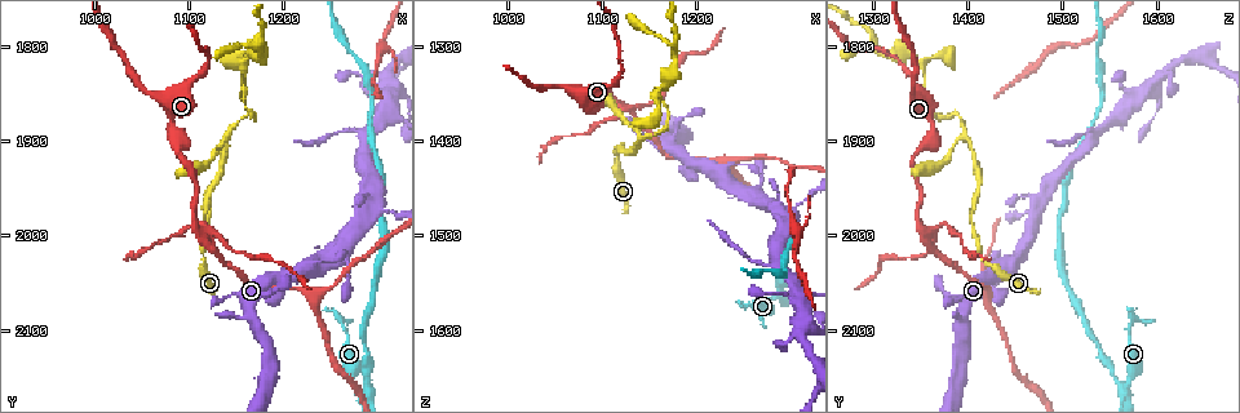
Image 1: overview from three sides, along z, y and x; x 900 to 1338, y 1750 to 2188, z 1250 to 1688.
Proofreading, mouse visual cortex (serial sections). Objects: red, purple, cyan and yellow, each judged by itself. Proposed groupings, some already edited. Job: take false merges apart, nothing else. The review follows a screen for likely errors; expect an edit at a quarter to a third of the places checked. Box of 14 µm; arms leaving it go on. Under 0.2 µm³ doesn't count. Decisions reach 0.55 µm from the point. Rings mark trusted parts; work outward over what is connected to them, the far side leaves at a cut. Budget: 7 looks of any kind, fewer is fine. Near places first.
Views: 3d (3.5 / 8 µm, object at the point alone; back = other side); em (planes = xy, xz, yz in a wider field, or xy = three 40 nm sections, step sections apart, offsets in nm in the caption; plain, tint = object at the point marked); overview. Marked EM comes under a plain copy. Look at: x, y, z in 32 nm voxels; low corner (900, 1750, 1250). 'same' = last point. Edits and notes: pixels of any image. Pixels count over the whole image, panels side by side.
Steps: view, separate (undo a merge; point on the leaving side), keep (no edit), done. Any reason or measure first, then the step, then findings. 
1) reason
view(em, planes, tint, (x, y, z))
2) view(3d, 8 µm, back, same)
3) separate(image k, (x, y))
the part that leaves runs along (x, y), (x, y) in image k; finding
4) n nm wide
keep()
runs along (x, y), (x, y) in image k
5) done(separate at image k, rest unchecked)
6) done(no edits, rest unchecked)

arms part here
view(3d, 8 µm, (1110, 1995, 1350))

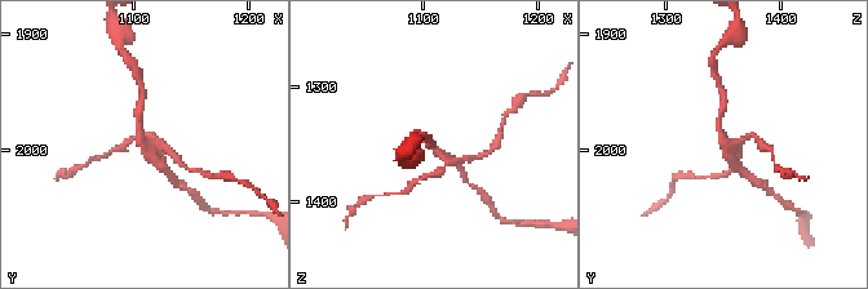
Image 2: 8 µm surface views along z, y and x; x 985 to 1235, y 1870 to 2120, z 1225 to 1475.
view(em, planes, tint, (1110, 1998, 1352))

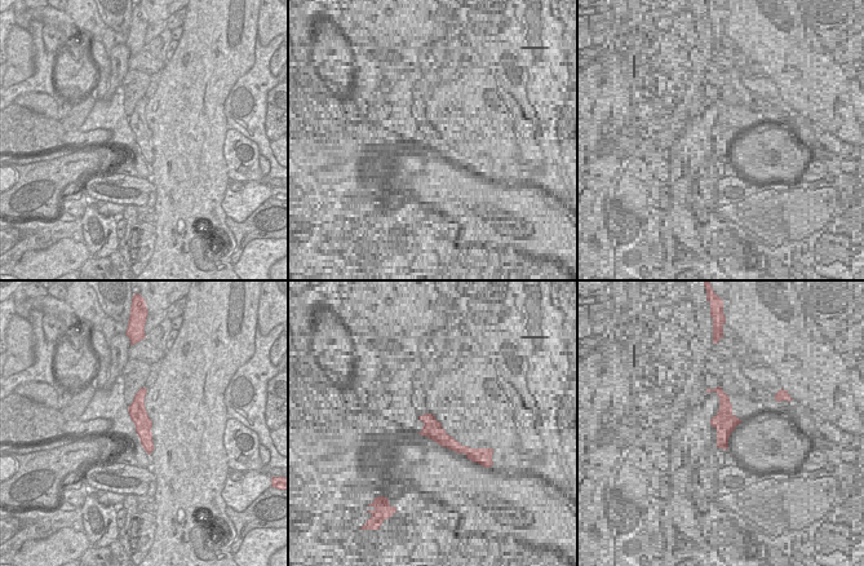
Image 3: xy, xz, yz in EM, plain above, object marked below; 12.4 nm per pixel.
separate(image 2, (472, 158))
the part that leaves runs along (443, 158), (457, 160), (486, 155) in image 2; two cells meet here

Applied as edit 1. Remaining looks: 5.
view(overview)

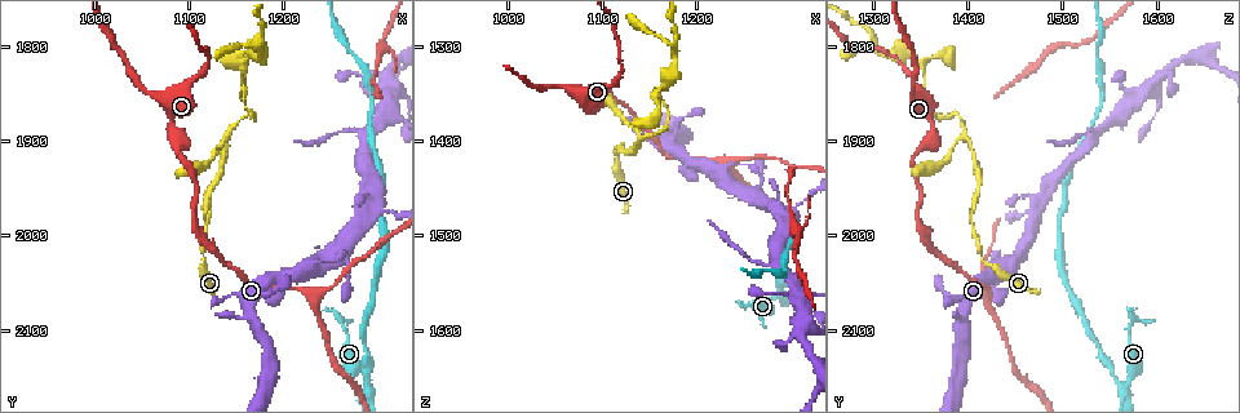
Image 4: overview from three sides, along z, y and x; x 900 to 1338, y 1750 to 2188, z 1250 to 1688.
three arms meet
view(3d, 8 µm, (1230, 2060, 1420))

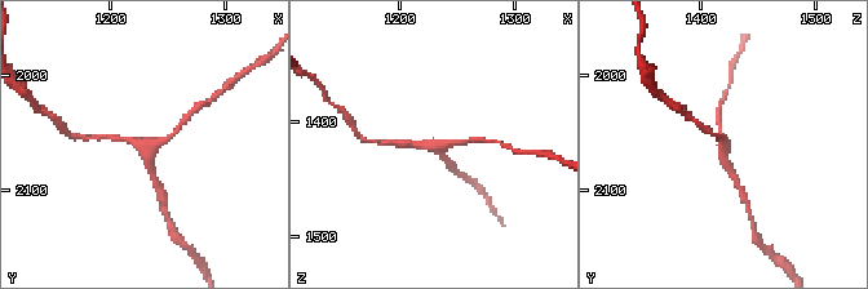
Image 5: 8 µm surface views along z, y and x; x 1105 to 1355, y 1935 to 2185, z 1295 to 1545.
3 arms; arms of 200, 200, 250 nm; now the EM
view(em, xy, step 3, tint, (1230, 2064, 1418))

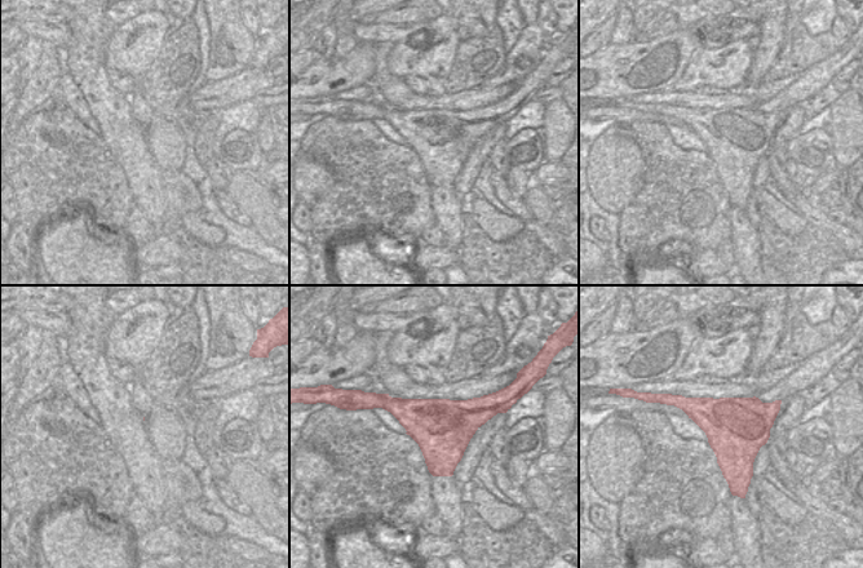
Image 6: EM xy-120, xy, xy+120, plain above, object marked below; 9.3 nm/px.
550 nm wide
keep()
runs along (109, 137), (147, 149), (155, 179) in image 5; continuous, no second cell

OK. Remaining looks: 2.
done(separate at image 2, rest unchecked)

